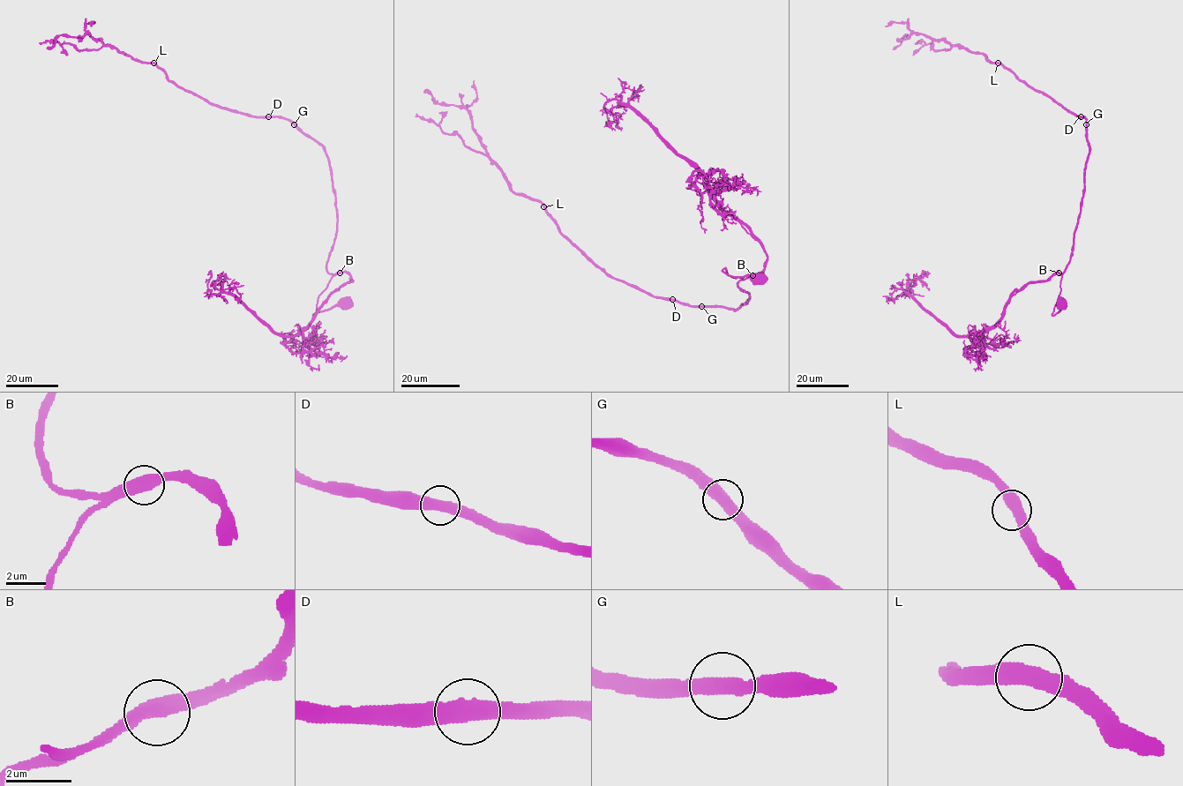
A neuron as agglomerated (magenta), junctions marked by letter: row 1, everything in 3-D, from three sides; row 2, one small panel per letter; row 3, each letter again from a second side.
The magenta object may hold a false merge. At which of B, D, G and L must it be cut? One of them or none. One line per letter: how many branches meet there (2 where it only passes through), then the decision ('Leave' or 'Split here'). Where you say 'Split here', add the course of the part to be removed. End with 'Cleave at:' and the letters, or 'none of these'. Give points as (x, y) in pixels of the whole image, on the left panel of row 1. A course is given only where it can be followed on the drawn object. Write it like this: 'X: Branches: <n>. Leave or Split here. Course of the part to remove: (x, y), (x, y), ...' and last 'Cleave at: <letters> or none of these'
B: Branches: 2. Leave
D: Branches: 2. Leave
G: Branches: 2. Leave
L: Branches: 2. Leave
Cleave at: none of these

